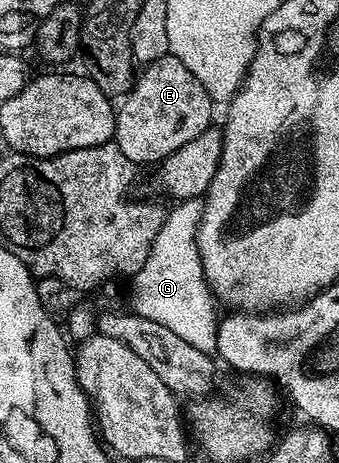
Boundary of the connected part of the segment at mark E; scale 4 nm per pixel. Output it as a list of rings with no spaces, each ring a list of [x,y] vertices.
[[[169,55],[158,59],[153,65],[147,66],[143,72],[144,74],[140,73],[135,78],[132,89],[119,102],[116,109],[116,135],[114,138],[114,144],[120,148],[122,155],[126,155],[126,159],[130,159],[132,164],[137,167],[152,164],[155,166],[174,151],[178,151],[178,147],[190,143],[190,139],[194,139],[194,135],[202,135],[202,131],[213,124],[214,102],[202,87],[202,83],[198,83],[198,79],[194,79],[194,75],[190,71],[190,67],[186,67],[186,63]]]

